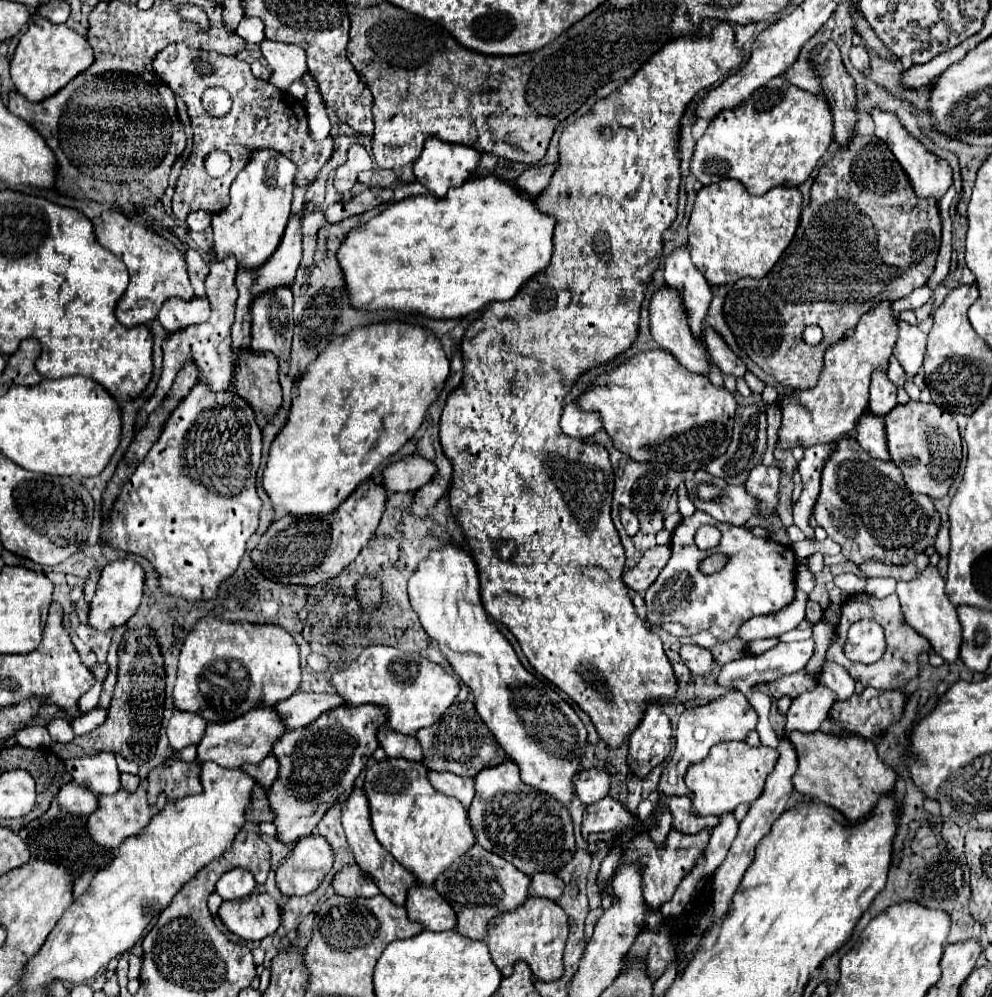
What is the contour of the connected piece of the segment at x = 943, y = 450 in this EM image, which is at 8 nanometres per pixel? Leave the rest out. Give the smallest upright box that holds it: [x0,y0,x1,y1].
[885,401,961,499]

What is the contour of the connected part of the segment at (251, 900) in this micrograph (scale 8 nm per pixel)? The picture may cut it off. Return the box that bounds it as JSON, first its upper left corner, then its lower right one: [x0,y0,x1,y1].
[219,893,281,941]

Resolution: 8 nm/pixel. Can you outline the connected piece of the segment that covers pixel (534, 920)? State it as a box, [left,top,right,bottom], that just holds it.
[489,897,569,981]

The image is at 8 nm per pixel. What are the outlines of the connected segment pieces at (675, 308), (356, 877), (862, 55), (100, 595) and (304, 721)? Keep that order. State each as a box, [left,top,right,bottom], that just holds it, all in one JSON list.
[[649,285,711,375],[333,865,379,897],[849,45,869,71],[89,559,145,631],[275,691,345,731]]

